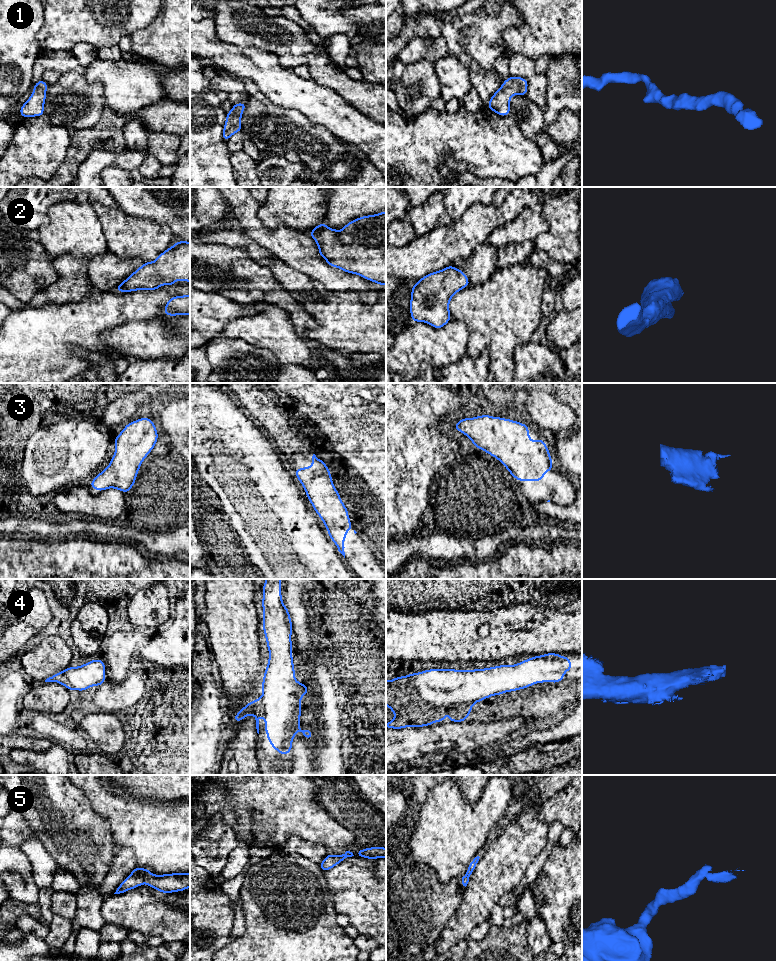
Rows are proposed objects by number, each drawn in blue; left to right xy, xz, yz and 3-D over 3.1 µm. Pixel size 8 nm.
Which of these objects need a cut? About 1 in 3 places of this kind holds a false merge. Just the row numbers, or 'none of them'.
none of them

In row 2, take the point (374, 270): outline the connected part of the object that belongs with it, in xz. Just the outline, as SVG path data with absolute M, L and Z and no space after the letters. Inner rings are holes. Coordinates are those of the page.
M386 211L354 219L347 223L341 231L329 228L324 222L314 227L309 235L317 243L319 255L327 261L329 266L360 275L378 285L386 285Z

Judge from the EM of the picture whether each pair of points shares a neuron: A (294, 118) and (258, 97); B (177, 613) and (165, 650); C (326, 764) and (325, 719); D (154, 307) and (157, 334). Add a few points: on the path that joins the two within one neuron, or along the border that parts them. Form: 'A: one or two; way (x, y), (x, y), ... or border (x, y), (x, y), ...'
A: one; way (285, 118), (275, 114), (267, 106)
B: one; way (177, 622), (177, 638), (174, 641)
C: one; way (324, 753), (327, 748), (327, 730)
D: two; border (170, 316), (165, 319), (132, 322)

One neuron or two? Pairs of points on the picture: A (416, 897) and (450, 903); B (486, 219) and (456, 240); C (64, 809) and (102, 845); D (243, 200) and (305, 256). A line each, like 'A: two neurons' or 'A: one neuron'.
A: one neuron
B: one neuron
C: one neuron
D: one neuron

